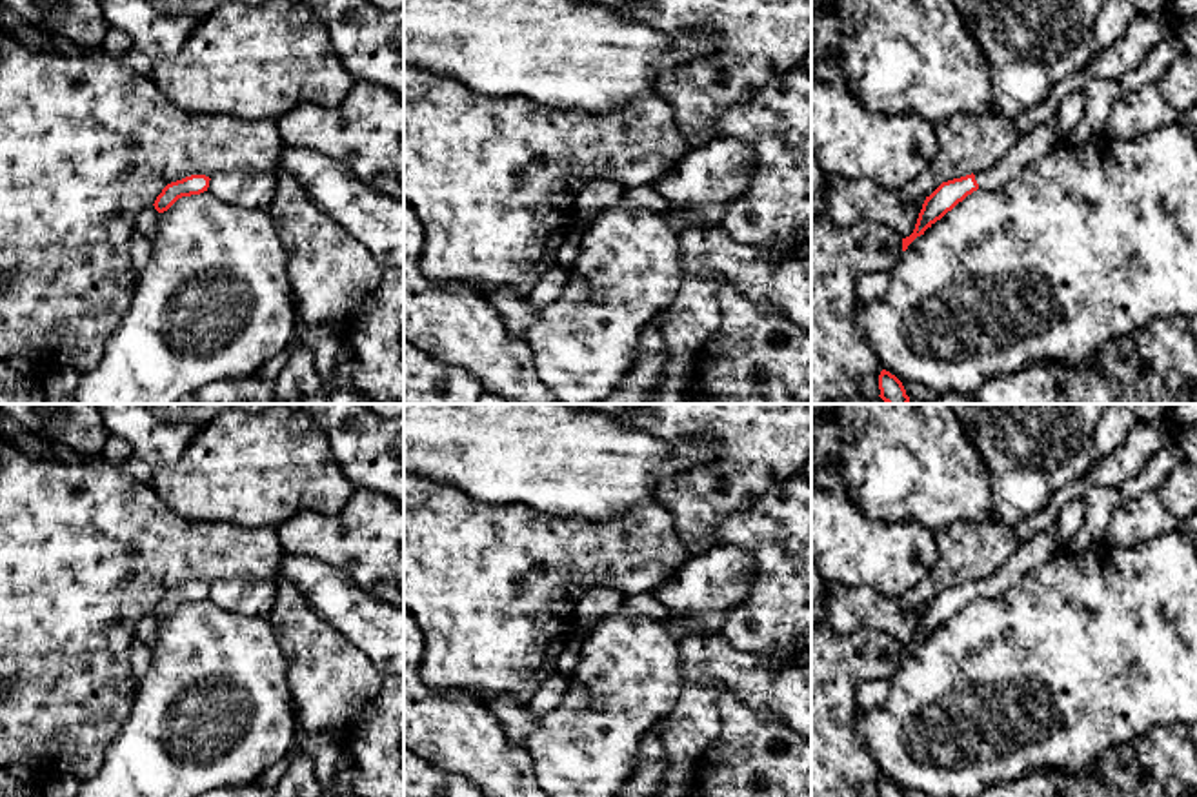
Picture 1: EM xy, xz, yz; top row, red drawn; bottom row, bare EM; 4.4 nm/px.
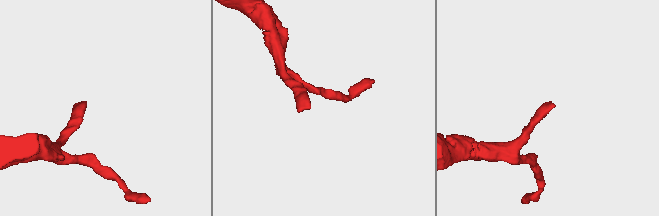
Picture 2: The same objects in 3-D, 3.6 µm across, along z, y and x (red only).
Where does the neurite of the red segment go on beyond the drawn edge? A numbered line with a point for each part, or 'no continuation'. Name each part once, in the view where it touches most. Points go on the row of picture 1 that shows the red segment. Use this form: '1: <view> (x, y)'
1: yz (1041, 141)

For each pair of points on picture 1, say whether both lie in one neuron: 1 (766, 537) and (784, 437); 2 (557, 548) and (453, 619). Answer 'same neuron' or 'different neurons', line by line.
1: different neurons
2: same neuron

